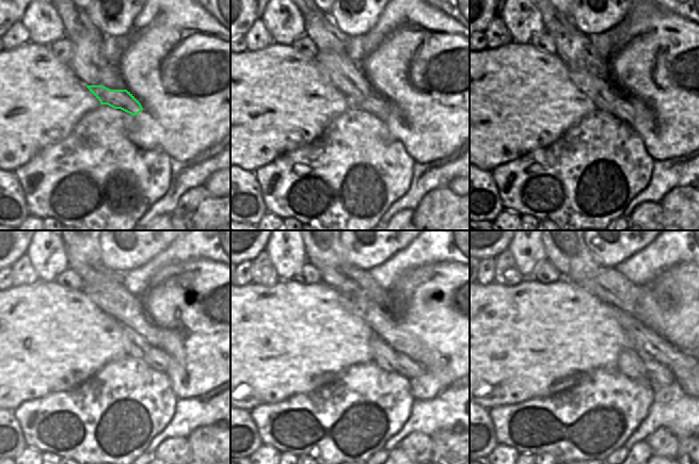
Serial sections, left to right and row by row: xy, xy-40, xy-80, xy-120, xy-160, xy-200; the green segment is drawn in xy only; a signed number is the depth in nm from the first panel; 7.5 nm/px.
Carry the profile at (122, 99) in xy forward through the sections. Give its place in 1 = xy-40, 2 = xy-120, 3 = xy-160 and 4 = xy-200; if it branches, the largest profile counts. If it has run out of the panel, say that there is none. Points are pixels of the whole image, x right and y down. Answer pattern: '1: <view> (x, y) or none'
1: xy-40 (377, 106)
2: xy-120 (157, 358)
3: xy-160 (404, 366)
4: xy-200 (658, 374)

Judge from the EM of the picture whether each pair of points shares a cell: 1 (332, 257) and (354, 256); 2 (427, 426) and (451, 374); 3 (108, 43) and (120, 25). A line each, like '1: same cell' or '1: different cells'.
1: different cells
2: different cells
3: different cells

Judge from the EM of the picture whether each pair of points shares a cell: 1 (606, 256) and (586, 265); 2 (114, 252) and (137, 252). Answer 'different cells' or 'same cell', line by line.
1: different cells
2: same cell

